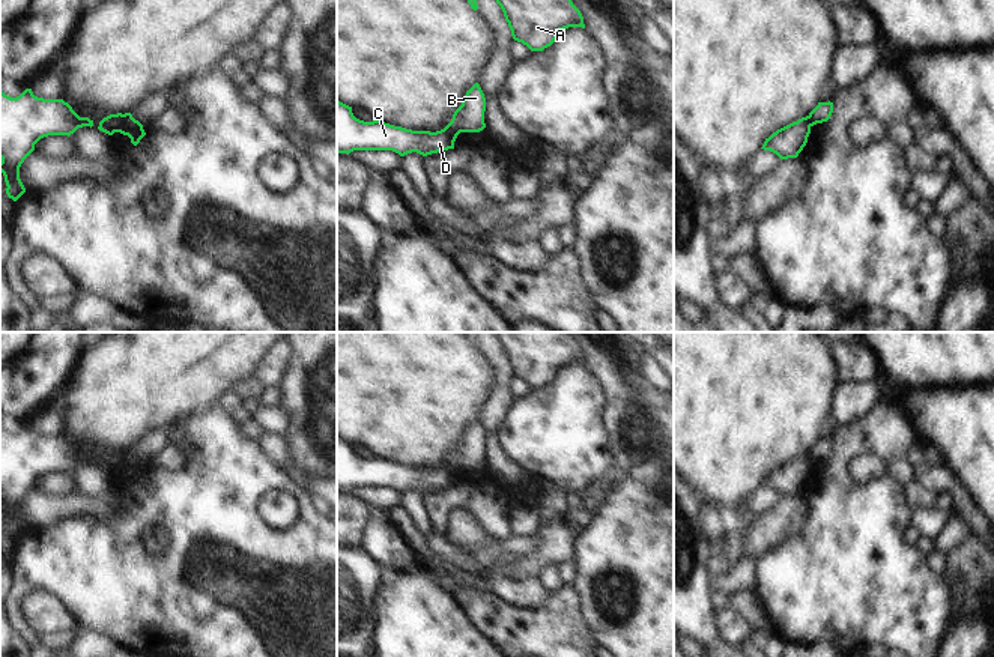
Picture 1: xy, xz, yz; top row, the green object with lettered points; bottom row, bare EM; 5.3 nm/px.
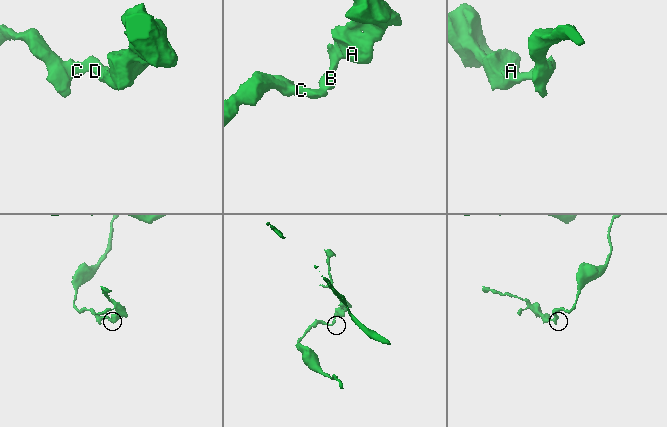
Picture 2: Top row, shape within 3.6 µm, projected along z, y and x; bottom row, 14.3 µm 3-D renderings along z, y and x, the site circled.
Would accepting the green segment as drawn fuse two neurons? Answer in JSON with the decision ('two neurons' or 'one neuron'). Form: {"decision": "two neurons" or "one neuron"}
{"decision": "two neurons"}

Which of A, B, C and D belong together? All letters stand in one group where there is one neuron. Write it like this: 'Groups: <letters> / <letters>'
Groups: A B / C D

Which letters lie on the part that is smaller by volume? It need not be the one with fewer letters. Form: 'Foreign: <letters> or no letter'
Foreign: A, B

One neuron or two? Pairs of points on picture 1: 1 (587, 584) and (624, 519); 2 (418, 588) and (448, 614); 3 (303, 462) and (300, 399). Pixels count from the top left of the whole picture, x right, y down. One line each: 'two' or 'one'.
1: one
2: one
3: one

